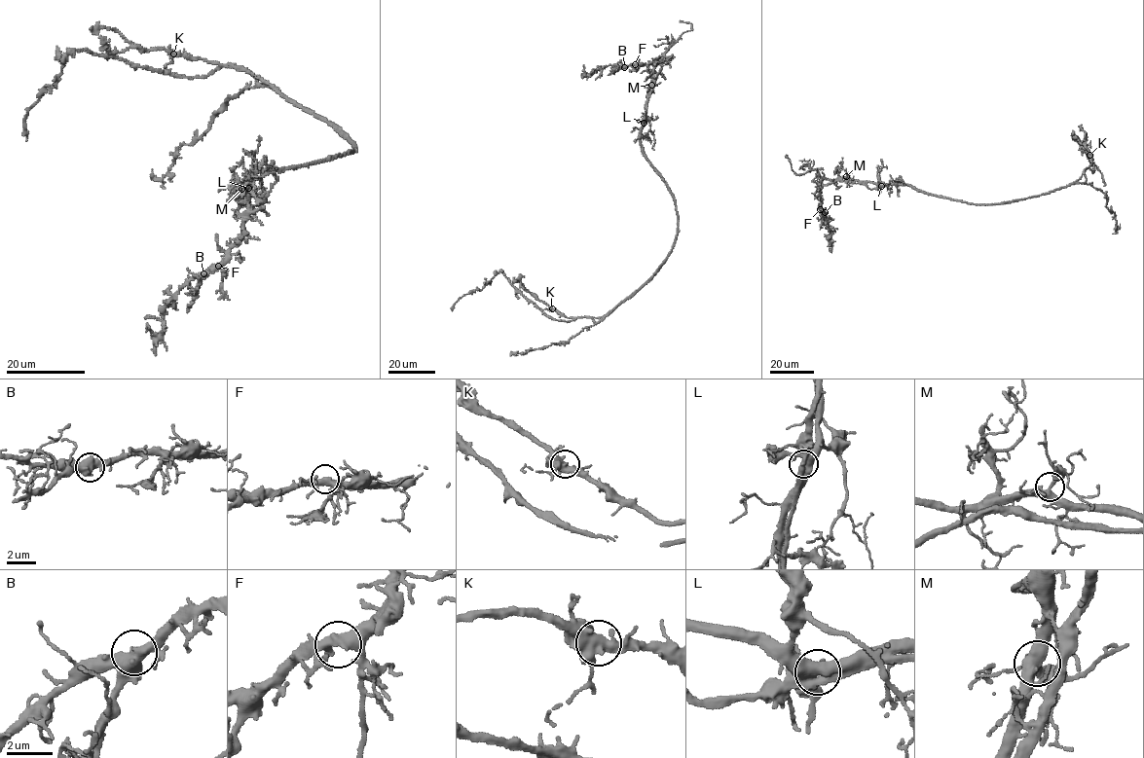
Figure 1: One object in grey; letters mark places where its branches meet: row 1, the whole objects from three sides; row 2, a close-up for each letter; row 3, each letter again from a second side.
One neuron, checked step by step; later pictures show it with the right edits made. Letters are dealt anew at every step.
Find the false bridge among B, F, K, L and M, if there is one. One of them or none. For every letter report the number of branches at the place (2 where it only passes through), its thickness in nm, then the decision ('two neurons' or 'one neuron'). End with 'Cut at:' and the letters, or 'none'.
B: 4 branches meet; 500 nm thick; one neuron
F: 5 branches meet; 400 nm thick; one neuron
K: 4 branches meet; 500 nm thick; one neuron
L: 5 branches meet; 500 nm thick; two neurons
M: 5 branches meet; 400 nm thick; one neuron
Cut at: L

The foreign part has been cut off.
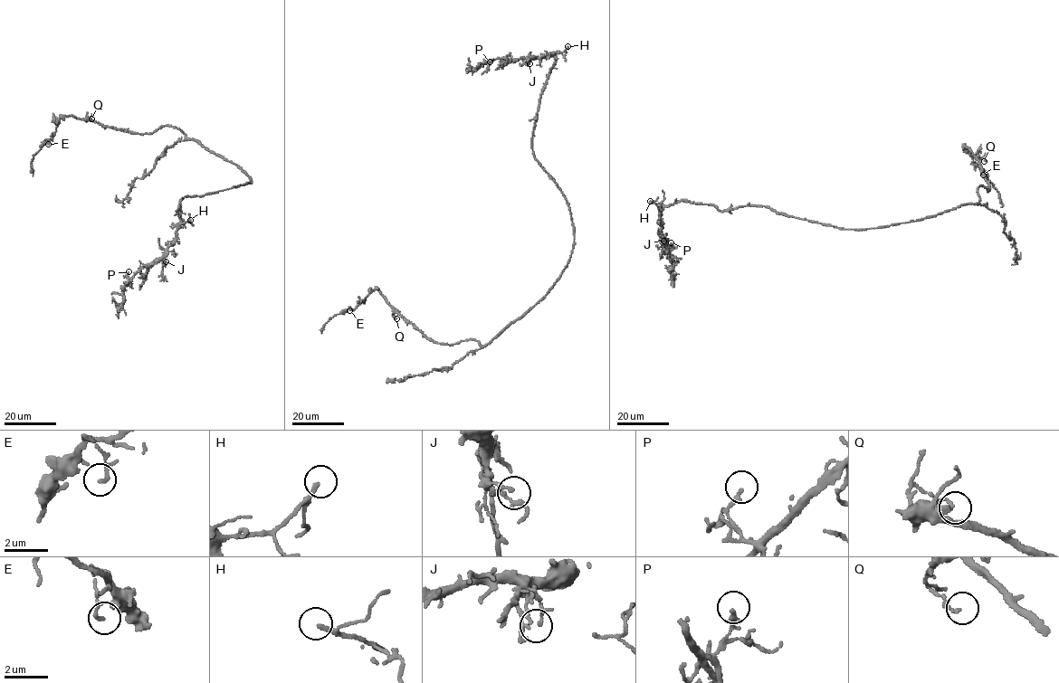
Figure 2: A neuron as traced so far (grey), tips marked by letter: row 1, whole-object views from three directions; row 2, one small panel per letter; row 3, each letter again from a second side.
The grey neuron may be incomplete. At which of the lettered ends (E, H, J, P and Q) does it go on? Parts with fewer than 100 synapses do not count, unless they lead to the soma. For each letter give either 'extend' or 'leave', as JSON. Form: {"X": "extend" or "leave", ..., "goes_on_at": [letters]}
{"E": "leave", "H": "extend", "J": "leave", "P": "leave", "Q": "leave", "goes_on_at": ["H"]}

